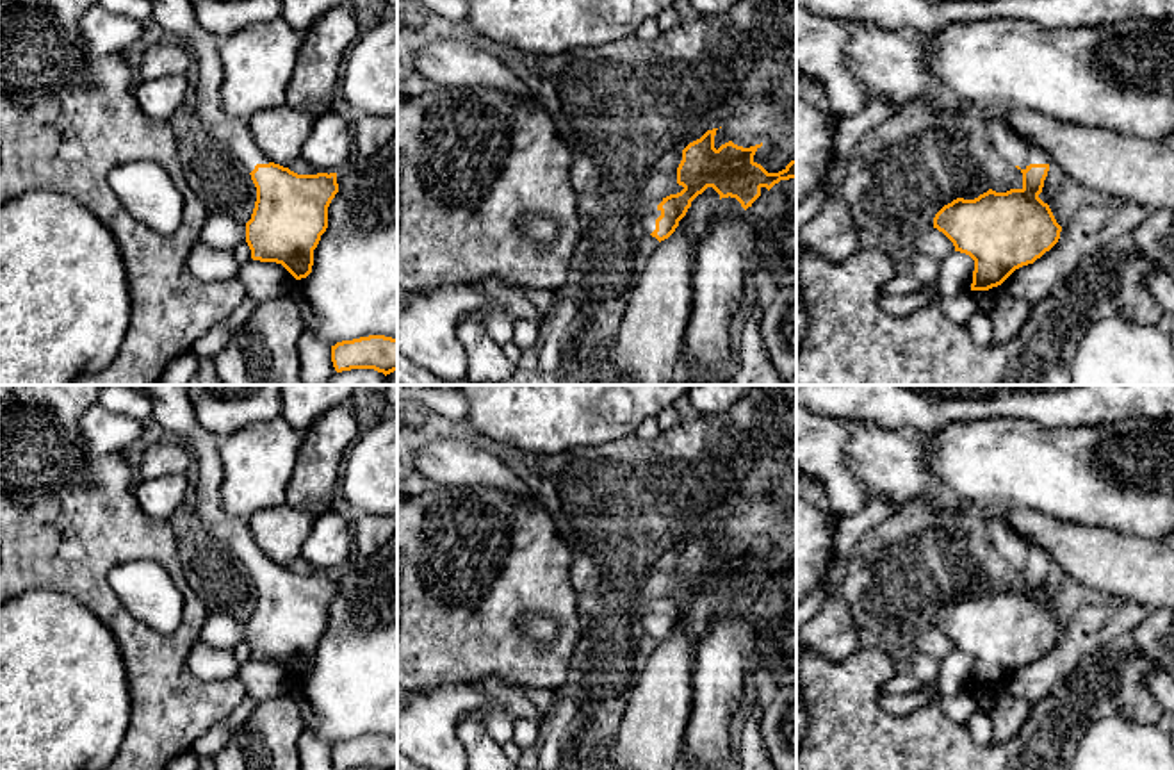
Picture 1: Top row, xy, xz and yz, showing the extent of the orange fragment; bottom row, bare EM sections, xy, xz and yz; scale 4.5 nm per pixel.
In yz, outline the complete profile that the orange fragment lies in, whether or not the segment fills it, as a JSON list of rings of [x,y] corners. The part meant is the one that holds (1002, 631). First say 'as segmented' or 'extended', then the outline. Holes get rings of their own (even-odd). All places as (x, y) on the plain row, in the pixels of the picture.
extended; [[[989,510],[985,524],[994,549],[1023,572],[1023,586],[1007,592],[989,588],[974,599],[957,597],[933,617],[933,627],[942,631],[955,645],[974,659],[971,690],[989,690],[1001,684],[1015,668],[1033,663],[1060,638],[1062,626],[1039,594],[1049,570],[1049,554],[1019,537],[996,510]]]

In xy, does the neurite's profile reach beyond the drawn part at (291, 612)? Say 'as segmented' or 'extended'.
extended

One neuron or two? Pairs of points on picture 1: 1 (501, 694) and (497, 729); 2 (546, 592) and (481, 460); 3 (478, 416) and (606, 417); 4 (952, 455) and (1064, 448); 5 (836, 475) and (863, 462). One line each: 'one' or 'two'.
1: one
2: two
3: one
4: one
5: two

